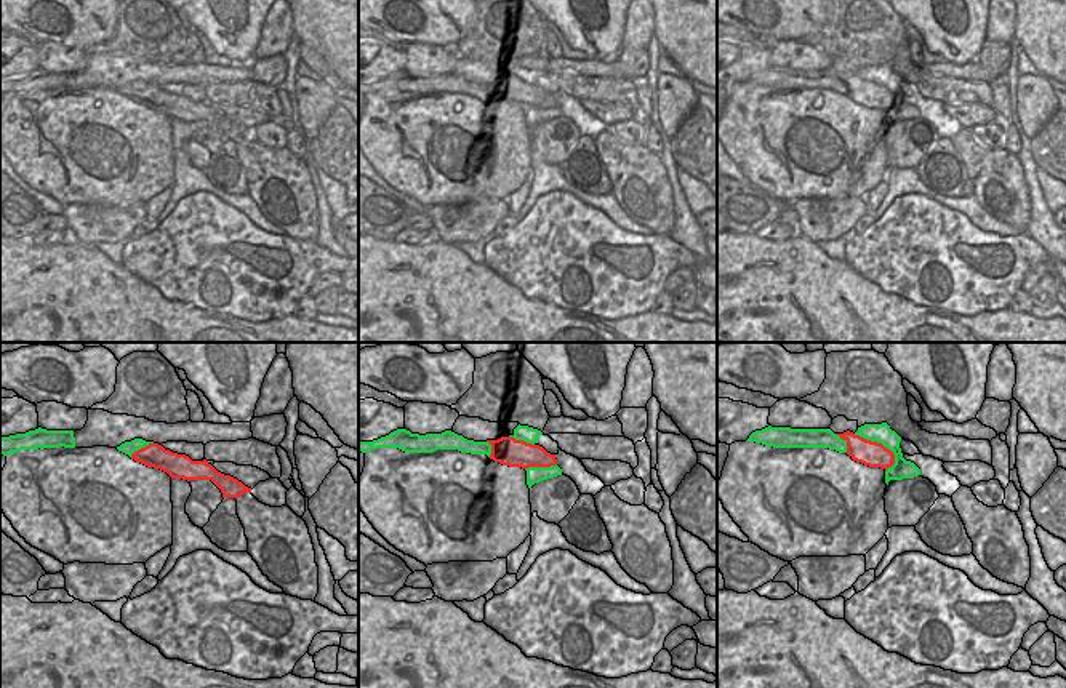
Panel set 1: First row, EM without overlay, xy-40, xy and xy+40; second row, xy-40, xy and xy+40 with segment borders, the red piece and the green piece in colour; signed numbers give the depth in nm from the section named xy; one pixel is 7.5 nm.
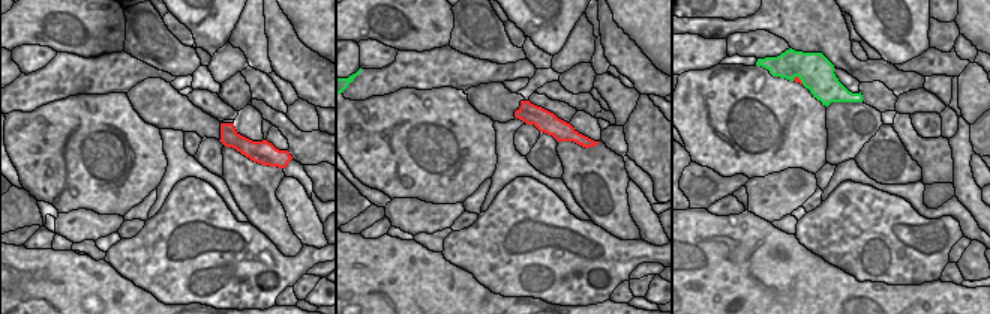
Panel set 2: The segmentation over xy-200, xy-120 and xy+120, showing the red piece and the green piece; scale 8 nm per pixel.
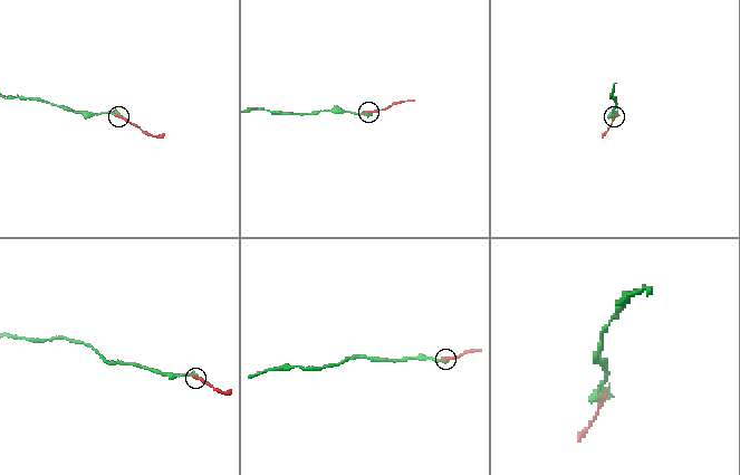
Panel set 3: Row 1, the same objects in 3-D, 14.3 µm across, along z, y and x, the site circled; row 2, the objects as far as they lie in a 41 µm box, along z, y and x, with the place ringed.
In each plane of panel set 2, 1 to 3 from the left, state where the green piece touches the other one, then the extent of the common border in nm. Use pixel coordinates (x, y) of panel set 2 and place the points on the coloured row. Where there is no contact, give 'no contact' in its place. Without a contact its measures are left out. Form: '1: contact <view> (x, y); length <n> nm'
1: no contact
2: no contact
3: contact xy+120 (798, 78); length 100 nm

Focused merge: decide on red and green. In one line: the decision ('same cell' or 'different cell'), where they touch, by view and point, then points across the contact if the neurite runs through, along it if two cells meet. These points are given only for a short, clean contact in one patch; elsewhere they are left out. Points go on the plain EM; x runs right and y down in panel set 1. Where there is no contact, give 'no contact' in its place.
same cell; meets red in xy+40 at (876, 84)

